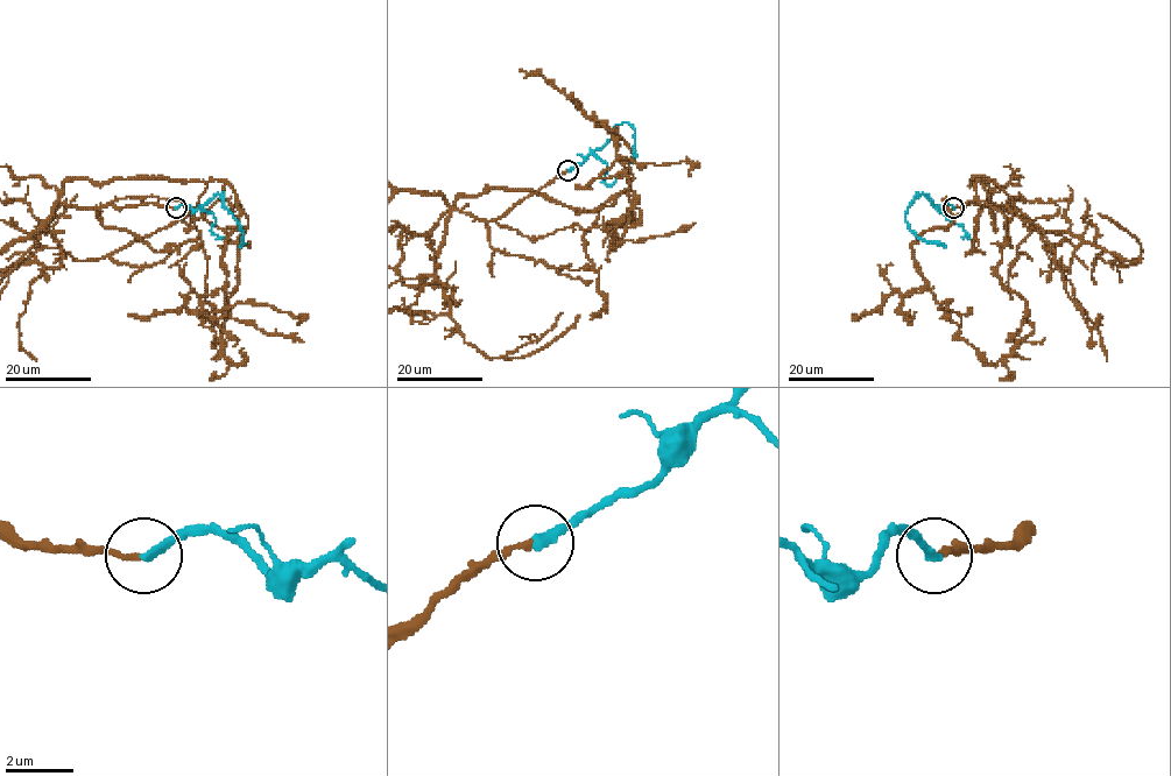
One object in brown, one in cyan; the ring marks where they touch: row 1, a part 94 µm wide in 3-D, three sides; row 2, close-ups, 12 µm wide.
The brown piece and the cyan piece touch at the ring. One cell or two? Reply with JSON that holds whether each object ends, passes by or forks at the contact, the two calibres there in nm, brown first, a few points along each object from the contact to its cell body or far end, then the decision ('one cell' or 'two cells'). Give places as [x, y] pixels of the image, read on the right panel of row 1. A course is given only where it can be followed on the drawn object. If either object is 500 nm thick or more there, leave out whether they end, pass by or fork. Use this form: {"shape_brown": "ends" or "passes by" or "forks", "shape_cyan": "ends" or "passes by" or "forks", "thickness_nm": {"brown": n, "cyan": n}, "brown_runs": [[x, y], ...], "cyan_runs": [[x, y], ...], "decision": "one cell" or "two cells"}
{"shape_brown": "ends", "shape_cyan": "ends", "thickness_nm": {"brown": 170, "cyan": 280}, "brown_runs": [[954, 207], [1020, 196], [1007, 202], [1008, 242], [1006, 217], [968, 200], [912, 245], [923, 287], [852, 315]], "cyan_runs": [[954, 207], [939, 210], [921, 194], [904, 214], [909, 227], [917, 237], [945, 247]], "decision": "one cell"}

